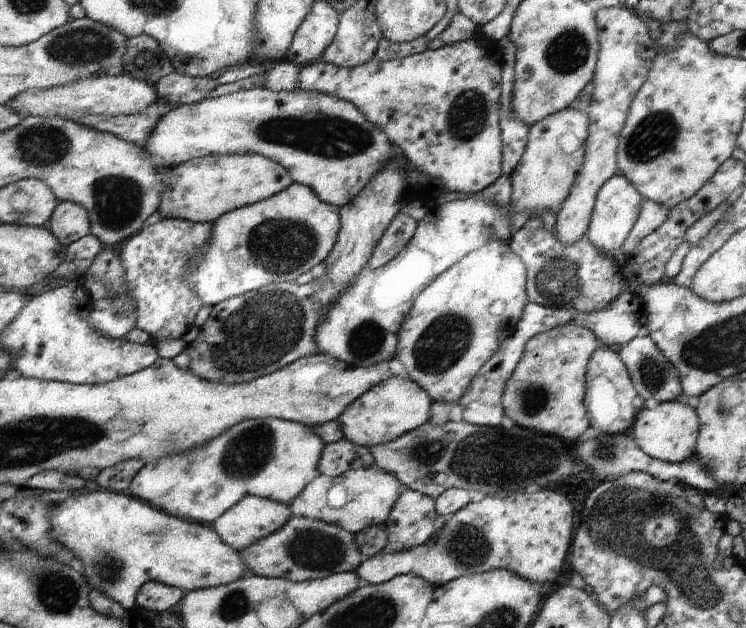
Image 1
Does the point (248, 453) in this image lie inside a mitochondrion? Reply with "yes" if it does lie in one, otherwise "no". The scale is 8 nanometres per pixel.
yes

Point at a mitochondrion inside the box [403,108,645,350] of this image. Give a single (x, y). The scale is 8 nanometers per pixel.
(556, 282)

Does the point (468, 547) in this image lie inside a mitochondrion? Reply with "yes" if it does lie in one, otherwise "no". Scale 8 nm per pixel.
yes

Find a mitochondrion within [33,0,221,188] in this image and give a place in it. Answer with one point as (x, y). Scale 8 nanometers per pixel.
(78, 45)

